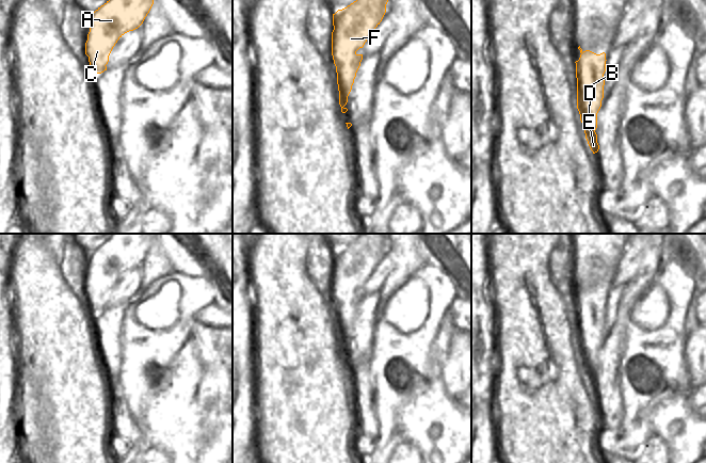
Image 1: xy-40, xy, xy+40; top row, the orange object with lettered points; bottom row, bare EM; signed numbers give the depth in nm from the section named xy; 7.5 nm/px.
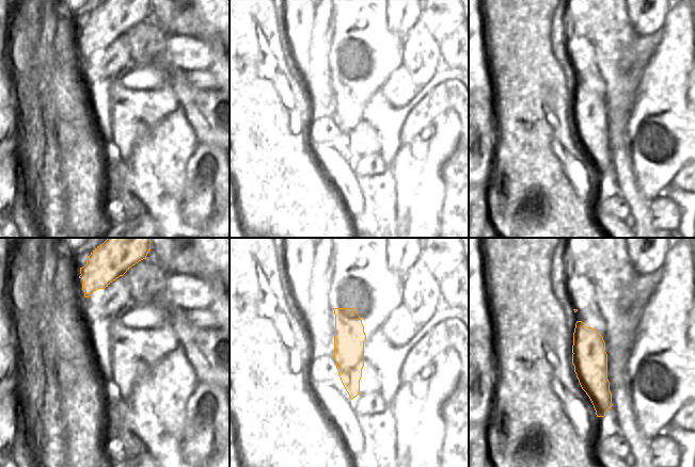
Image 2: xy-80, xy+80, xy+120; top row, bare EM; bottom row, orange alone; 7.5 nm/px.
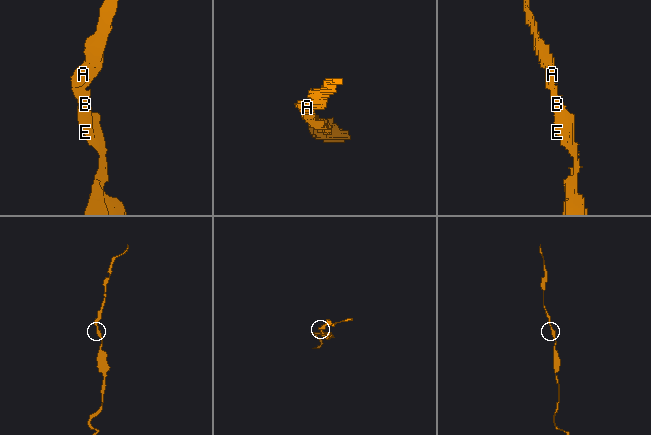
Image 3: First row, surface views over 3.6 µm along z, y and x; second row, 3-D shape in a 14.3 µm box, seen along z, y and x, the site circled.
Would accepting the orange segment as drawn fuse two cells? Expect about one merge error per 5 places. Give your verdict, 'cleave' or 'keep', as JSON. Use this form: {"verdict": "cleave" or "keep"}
{"verdict": "keep"}

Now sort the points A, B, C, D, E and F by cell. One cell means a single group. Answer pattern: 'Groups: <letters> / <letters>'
Groups: A B C D E F.

